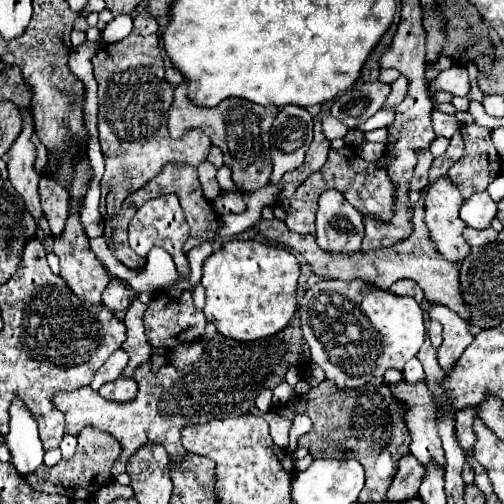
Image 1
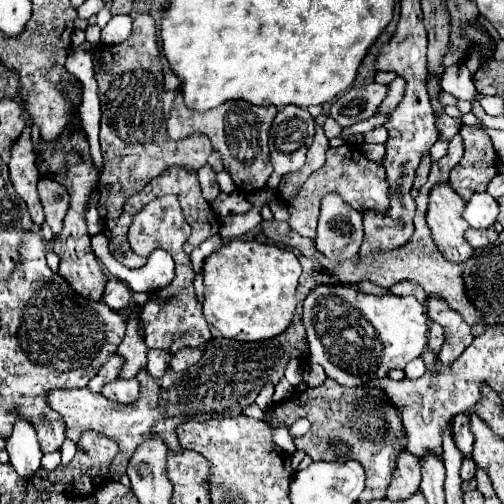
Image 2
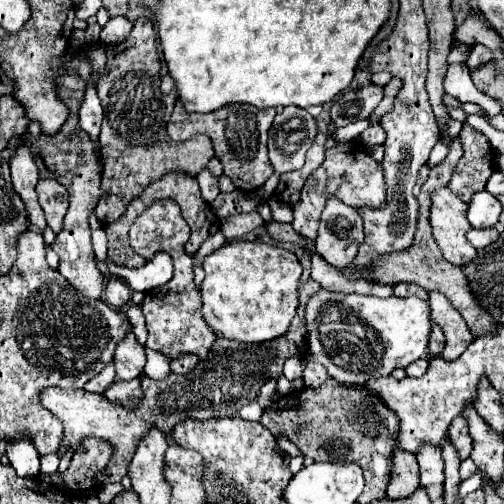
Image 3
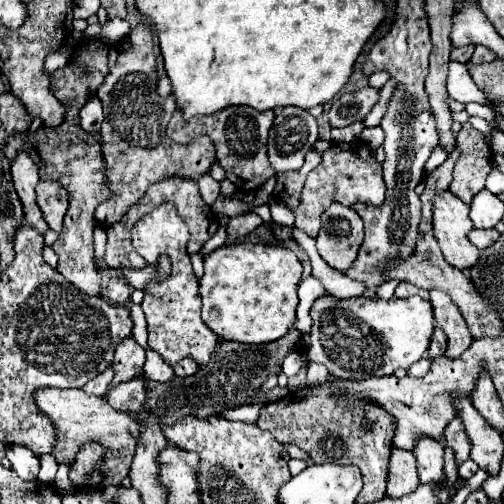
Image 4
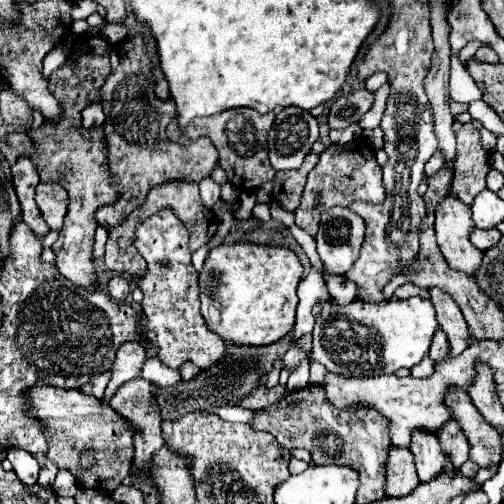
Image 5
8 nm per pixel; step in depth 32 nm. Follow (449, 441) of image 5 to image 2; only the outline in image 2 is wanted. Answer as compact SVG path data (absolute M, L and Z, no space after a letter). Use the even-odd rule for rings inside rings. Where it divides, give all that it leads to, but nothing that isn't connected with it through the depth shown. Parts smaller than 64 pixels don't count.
M458 414L452 420L452 438L456 442L456 446L460 448L462 456L466 458L472 452L472 444L474 444L474 436L470 432L470 422L466 414Z

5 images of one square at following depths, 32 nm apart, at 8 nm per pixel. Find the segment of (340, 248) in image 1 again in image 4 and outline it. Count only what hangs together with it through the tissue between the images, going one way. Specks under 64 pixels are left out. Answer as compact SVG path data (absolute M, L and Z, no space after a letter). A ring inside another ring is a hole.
M332 204L322 214L322 226L316 244L322 260L330 268L346 272L356 260L362 240L364 240L364 224L352 208Z

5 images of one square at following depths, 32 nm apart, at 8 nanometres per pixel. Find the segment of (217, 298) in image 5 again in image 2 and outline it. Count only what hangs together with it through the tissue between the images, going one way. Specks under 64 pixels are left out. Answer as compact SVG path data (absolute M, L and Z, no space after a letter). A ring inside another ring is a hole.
M232 240L204 260L204 318L224 338L240 342L268 340L284 332L298 306L296 288L302 274L298 258L280 246Z

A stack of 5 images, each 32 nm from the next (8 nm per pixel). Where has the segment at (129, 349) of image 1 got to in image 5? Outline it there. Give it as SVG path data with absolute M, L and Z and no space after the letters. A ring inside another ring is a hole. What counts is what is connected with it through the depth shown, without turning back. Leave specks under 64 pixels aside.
M138 342L122 344L116 354L116 360L114 360L112 380L106 386L106 392L102 396L102 404L108 404L108 400L114 396L116 388L120 388L120 384L140 376L144 362L146 362L146 352Z

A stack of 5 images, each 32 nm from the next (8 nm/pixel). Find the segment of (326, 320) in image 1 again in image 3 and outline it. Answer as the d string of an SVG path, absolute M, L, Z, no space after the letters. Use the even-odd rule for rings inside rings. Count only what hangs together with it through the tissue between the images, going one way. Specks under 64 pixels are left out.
M320 290L310 298L306 308L308 320L308 360L326 366L328 376L340 384L364 384L370 378L388 376L396 368L406 368L414 360L422 358L428 348L428 338L432 330L430 308L426 300L418 296L408 298L376 298L376 296L358 296L358 294L336 294Z

